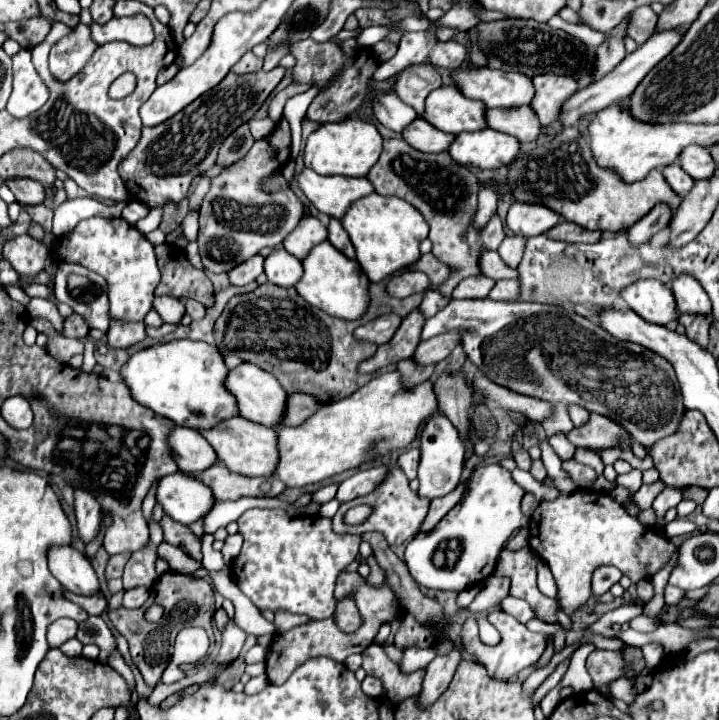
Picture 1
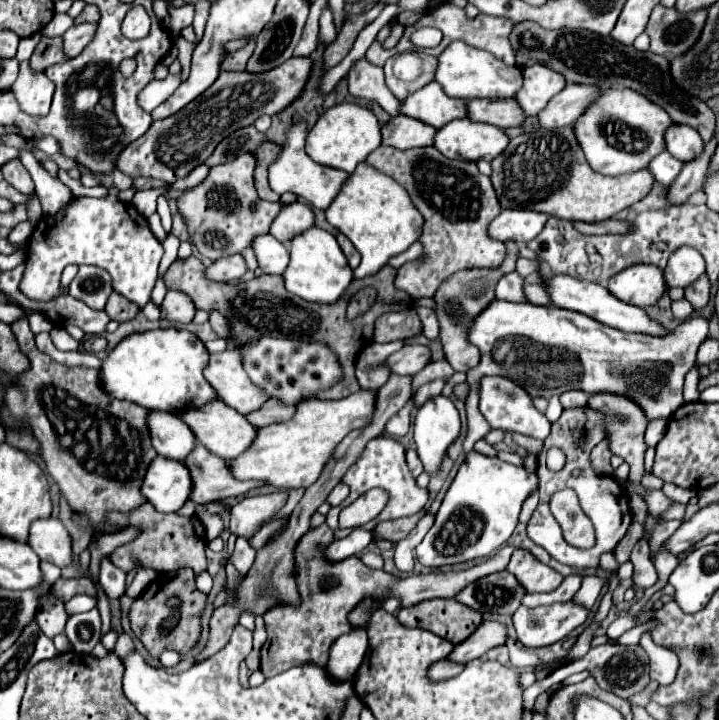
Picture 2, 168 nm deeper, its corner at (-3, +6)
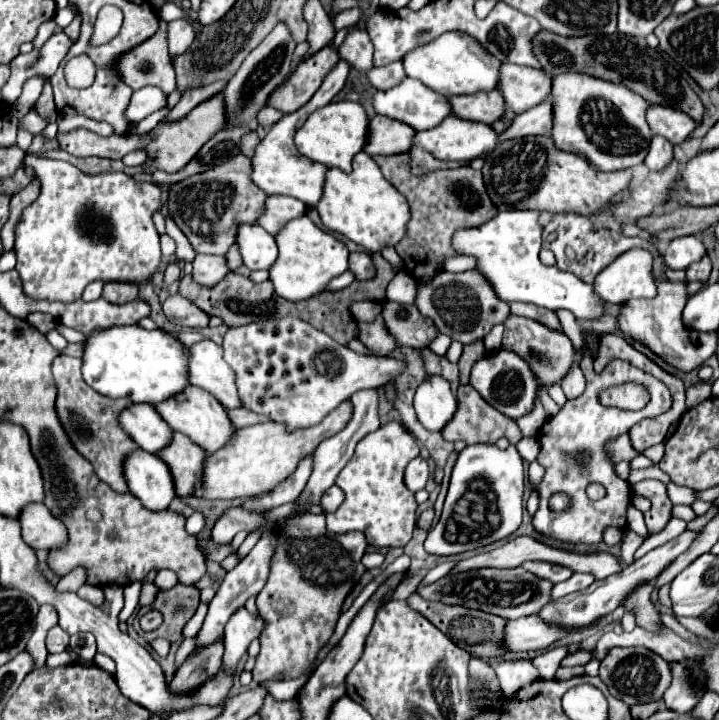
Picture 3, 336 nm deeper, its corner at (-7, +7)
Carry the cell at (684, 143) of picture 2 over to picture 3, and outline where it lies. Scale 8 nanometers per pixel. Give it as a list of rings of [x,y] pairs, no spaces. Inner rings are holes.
[[[649,104],[647,124],[653,134],[671,140],[671,144],[681,144],[697,126],[695,120],[691,120],[691,116],[663,104]]]

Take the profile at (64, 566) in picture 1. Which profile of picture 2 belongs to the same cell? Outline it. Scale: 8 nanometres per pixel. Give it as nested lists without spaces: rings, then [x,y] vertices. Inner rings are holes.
[[[55,517],[35,521],[31,525],[29,547],[39,555],[41,561],[49,561],[57,567],[67,567],[73,563],[73,539],[63,523]]]

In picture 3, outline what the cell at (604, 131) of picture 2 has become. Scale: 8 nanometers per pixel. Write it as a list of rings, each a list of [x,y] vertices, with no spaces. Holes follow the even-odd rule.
[[[567,72],[551,80],[549,100],[553,106],[553,128],[549,136],[557,150],[585,156],[593,168],[603,172],[625,170],[645,160],[653,136],[645,120],[649,102],[635,96],[635,92],[607,80]]]

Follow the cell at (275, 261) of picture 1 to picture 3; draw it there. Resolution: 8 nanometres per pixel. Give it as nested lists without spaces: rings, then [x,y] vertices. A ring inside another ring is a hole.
[[[241,224],[235,234],[235,244],[249,270],[267,270],[275,262],[275,238],[269,232],[263,232],[259,224]]]

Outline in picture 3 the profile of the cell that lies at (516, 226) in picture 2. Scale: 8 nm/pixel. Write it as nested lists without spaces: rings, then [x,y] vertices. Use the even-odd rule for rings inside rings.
[[[511,210],[511,212],[499,212],[493,220],[477,226],[477,228],[461,228],[453,234],[451,246],[455,254],[459,256],[473,256],[477,260],[475,270],[491,284],[497,298],[511,304],[511,302],[527,302],[535,306],[543,306],[549,310],[571,310],[577,320],[595,320],[603,314],[603,302],[599,302],[599,296],[591,292],[591,286],[579,280],[575,274],[561,272],[557,266],[543,266],[539,260],[541,250],[541,226],[539,226],[539,214],[529,210]]]

